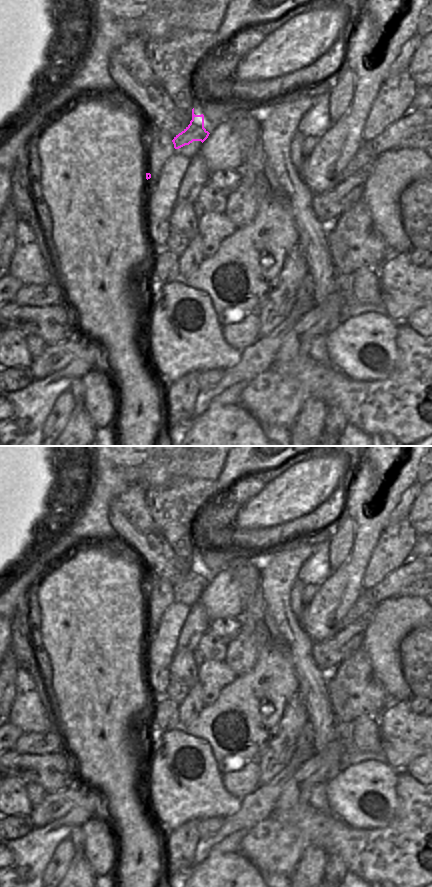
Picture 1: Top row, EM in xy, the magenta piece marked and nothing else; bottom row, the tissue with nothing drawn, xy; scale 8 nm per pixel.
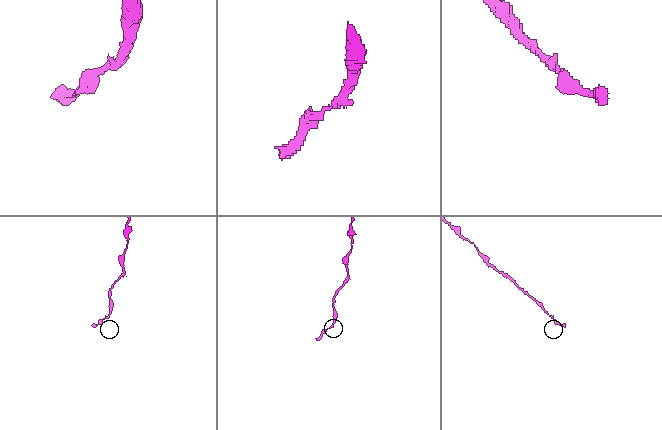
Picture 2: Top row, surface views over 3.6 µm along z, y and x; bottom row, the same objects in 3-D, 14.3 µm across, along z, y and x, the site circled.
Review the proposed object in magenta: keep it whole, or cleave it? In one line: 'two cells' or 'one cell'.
one cell

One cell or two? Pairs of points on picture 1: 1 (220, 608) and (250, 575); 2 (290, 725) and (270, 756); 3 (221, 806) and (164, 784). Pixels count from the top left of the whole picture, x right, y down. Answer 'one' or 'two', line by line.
1: one
2: one
3: one

